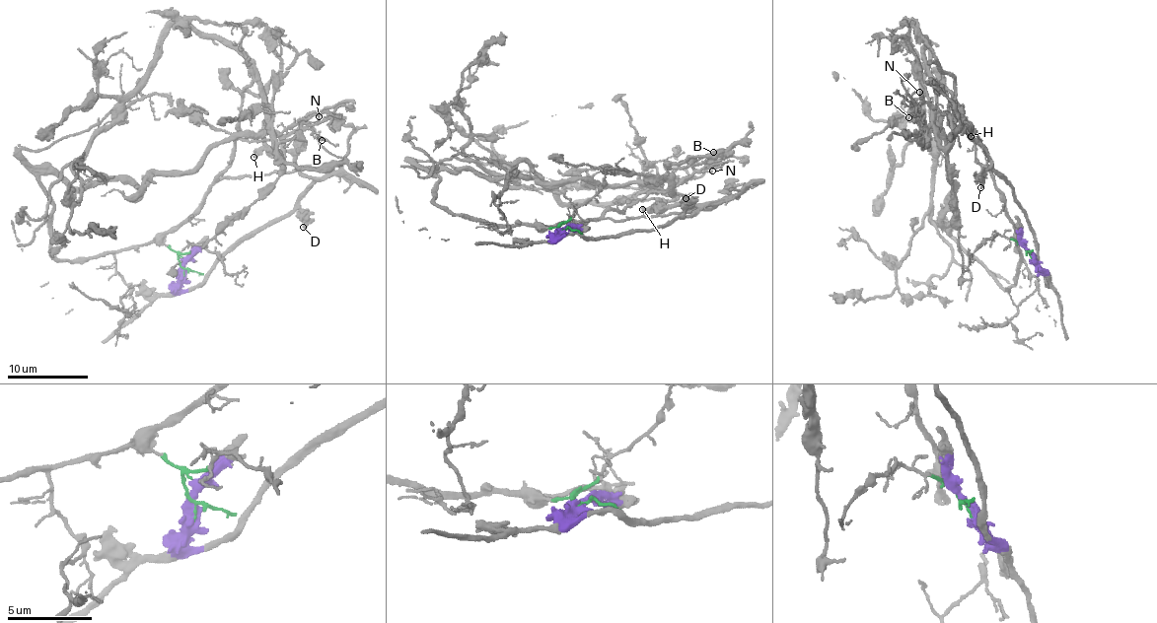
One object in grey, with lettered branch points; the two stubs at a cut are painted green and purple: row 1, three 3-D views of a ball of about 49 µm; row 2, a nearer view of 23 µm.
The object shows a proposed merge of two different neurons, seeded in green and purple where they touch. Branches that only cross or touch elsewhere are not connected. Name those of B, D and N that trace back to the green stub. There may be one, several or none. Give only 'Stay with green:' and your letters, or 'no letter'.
Stay with green: B, N

